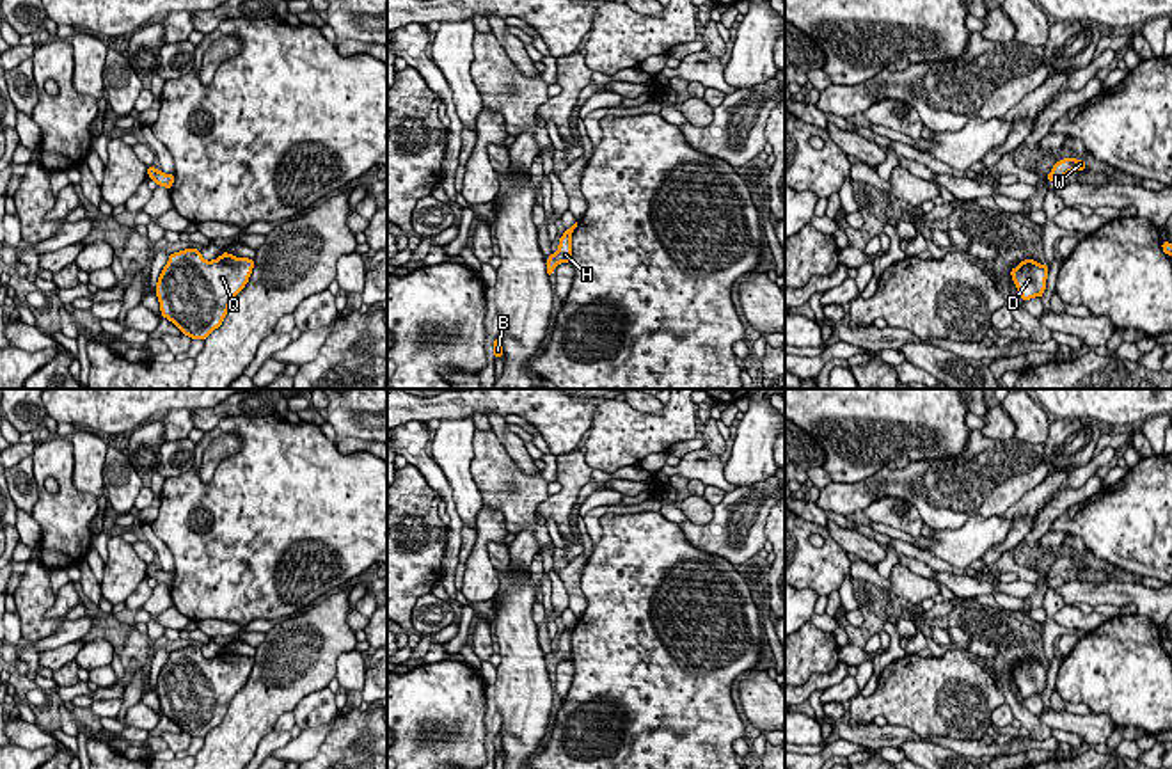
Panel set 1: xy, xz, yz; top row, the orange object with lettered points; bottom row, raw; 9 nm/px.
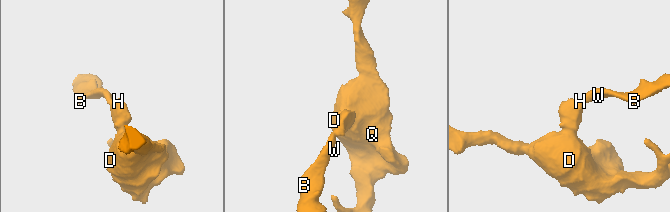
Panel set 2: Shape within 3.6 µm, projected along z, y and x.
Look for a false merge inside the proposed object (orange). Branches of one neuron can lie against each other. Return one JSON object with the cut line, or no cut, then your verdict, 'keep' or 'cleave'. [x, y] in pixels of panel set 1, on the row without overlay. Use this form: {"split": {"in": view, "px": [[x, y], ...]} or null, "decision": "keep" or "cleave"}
{"split": null, "decision": "keep"}

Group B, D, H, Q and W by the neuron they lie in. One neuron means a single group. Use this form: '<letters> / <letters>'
B D H Q W

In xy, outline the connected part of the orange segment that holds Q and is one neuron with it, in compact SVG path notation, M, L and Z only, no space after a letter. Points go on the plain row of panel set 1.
M194 645L169 652L156 680L162 716L172 719L181 732L204 739L222 723L252 666L254 657L229 650L213 659L206 659Z

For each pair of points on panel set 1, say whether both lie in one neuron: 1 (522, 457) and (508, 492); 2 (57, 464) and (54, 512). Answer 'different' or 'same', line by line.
1: different
2: same

